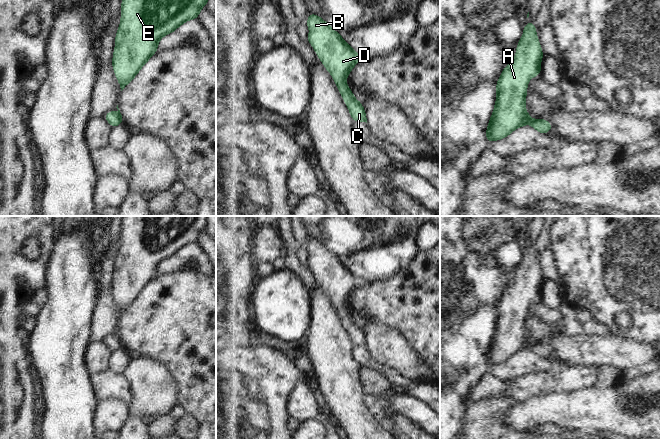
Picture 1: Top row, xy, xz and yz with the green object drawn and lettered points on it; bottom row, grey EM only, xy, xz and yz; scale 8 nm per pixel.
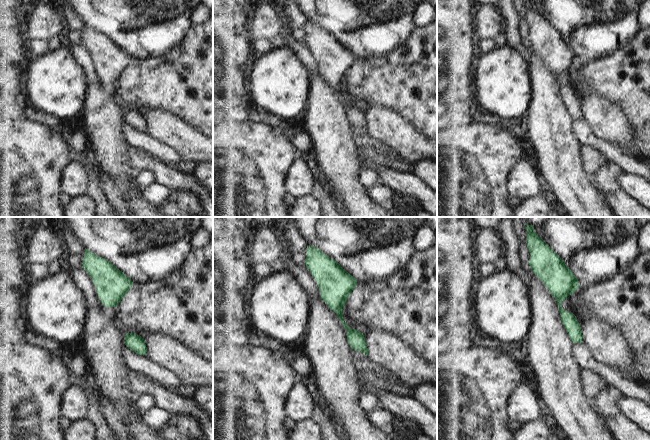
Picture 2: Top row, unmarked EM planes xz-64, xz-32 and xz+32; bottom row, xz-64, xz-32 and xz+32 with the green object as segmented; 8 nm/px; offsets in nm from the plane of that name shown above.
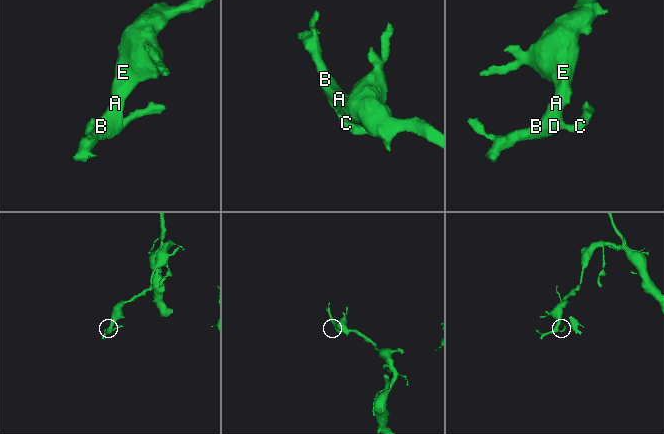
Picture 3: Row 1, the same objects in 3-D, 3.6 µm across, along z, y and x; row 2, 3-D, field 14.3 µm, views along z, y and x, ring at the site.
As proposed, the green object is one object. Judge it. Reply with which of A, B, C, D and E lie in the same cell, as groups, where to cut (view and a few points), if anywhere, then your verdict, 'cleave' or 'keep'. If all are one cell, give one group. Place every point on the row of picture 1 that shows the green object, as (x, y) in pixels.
A B C D E; no cut; keep

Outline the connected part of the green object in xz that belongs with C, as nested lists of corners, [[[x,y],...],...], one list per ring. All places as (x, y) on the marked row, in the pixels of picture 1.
[[[309,12],[306,22],[309,28],[307,41],[319,60],[332,76],[354,122],[366,122],[366,111],[345,81],[361,59],[358,54],[331,25],[319,15]]]

